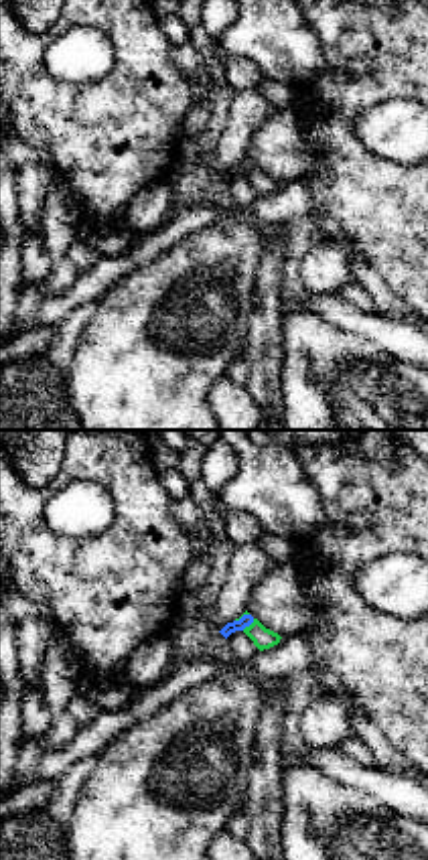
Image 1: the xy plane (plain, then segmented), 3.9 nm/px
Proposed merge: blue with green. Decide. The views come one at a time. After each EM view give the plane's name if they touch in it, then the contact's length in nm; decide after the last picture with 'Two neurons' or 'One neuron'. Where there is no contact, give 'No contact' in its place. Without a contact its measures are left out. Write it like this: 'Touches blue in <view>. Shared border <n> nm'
Touches blue in xy. Shared border 70 nm

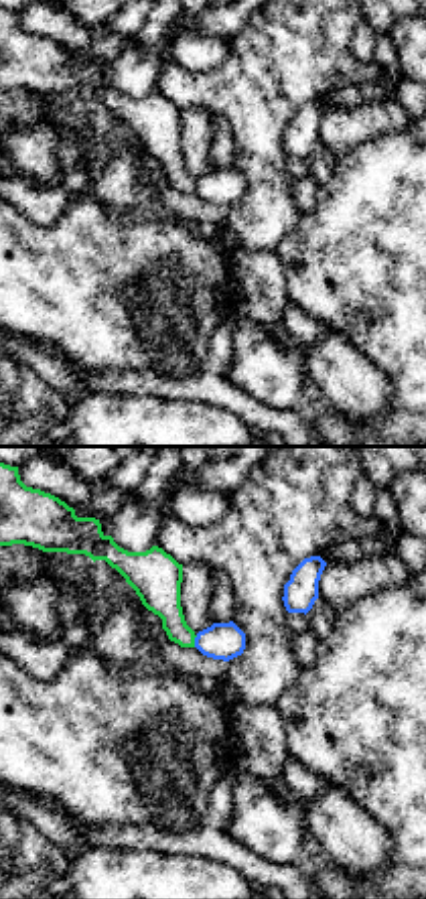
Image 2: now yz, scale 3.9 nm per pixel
Touches blue in yz. Shared border 50 nm

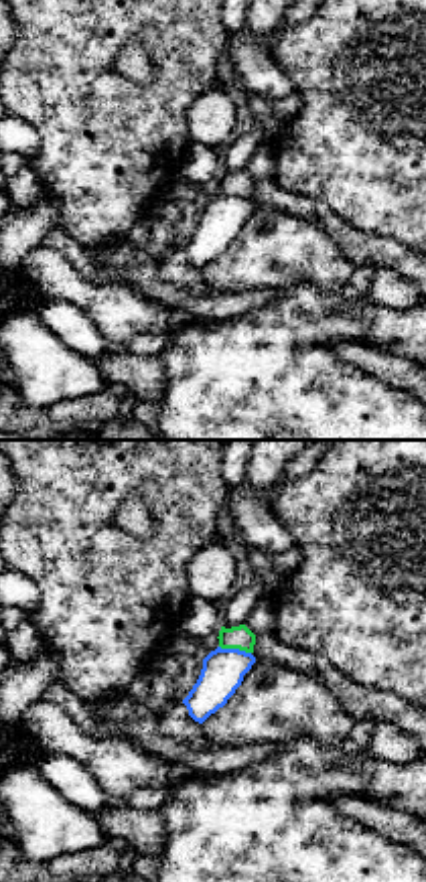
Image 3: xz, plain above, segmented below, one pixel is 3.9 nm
Touches blue in xz. Shared border 130 nm

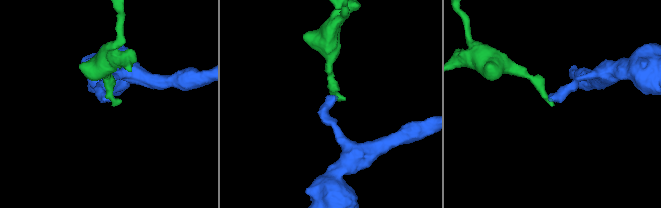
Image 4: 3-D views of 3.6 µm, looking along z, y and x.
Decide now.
Two neurons

